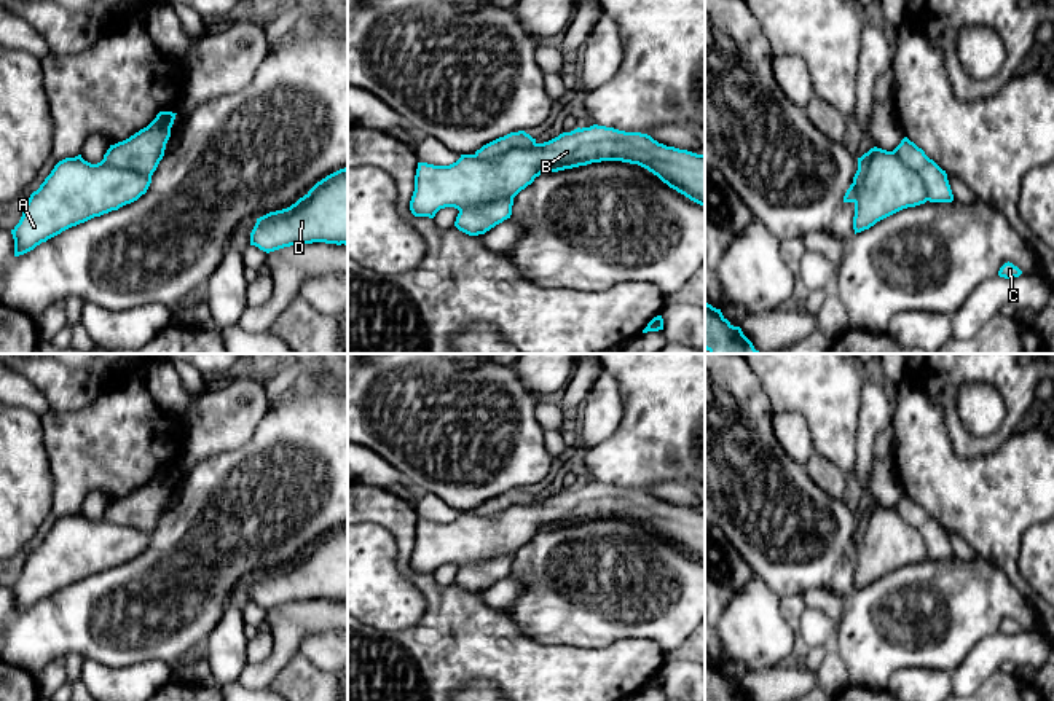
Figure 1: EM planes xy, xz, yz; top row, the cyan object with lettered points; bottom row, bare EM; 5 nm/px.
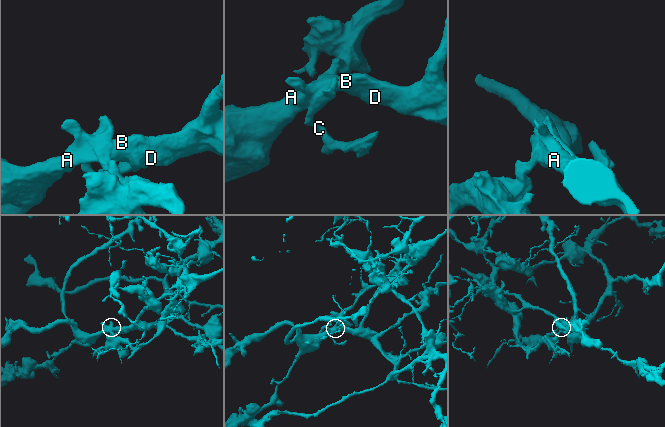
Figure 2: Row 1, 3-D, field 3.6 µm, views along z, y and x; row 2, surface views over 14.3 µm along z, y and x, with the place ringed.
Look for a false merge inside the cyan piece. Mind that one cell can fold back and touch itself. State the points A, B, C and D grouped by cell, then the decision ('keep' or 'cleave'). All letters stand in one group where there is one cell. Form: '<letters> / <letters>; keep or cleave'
A B D / C; cleave

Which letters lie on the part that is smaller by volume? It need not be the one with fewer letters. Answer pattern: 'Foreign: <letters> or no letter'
Foreign: C

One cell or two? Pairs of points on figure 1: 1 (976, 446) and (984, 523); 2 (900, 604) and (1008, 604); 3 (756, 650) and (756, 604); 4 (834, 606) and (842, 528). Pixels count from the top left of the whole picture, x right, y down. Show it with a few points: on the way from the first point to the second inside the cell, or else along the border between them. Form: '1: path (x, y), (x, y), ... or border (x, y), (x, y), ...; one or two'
1: border (947, 434), (965, 458), (994, 453), (1010, 435); two
2: path (927, 604), (981, 604); one
3: path (756, 639), (756, 615); one
4: border (828, 583), (810, 588), (802, 595); two

